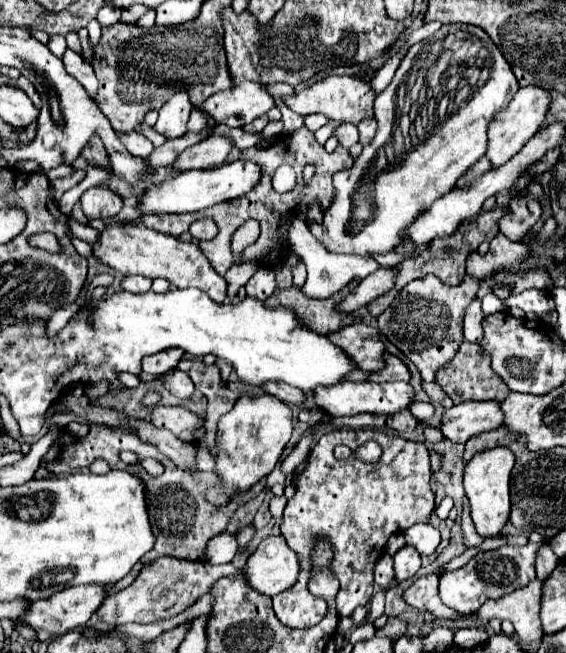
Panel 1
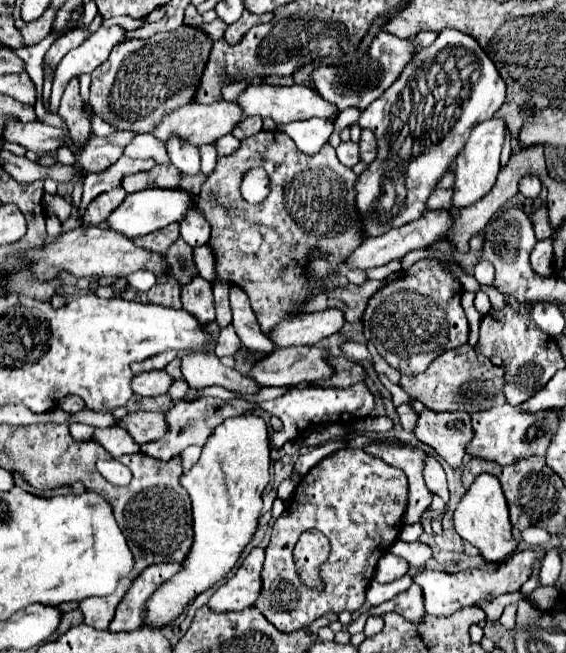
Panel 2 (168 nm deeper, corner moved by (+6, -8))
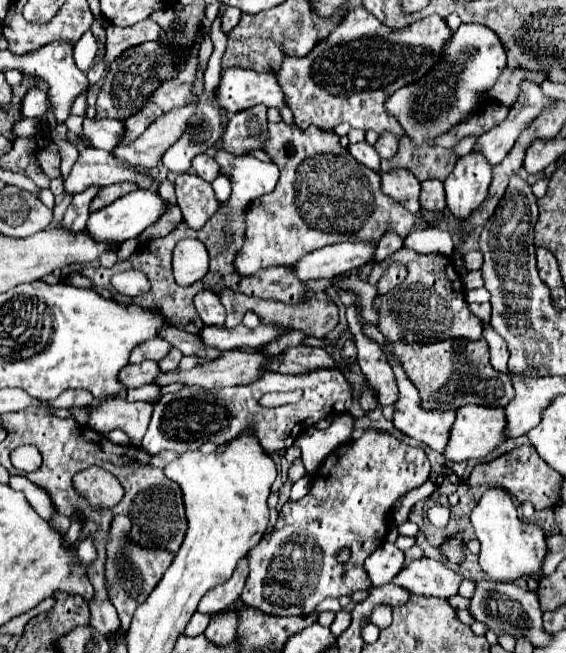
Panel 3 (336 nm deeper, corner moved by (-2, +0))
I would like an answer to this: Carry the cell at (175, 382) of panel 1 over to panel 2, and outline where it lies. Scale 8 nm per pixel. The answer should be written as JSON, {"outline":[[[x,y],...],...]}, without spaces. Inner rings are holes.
{"outline":[[[151,370],[133,378],[133,392],[139,396],[165,396],[171,384],[173,378],[165,370]]]}

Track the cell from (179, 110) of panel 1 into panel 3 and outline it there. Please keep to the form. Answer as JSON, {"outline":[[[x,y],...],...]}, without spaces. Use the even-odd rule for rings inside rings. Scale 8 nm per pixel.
{"outline":[[[207,154],[195,156],[195,160],[193,160],[193,170],[195,170],[195,174],[197,174],[199,178],[203,178],[205,182],[213,182],[213,180],[217,178],[217,172],[221,172],[219,164],[217,164],[213,158],[209,158]]]}

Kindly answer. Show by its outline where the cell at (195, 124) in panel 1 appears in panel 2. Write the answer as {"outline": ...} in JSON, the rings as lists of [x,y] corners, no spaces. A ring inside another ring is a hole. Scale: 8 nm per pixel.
{"outline":[[[213,144],[199,146],[199,152],[201,152],[201,170],[205,174],[211,174],[213,168],[215,168],[215,160],[217,160],[217,152],[215,152]]]}

